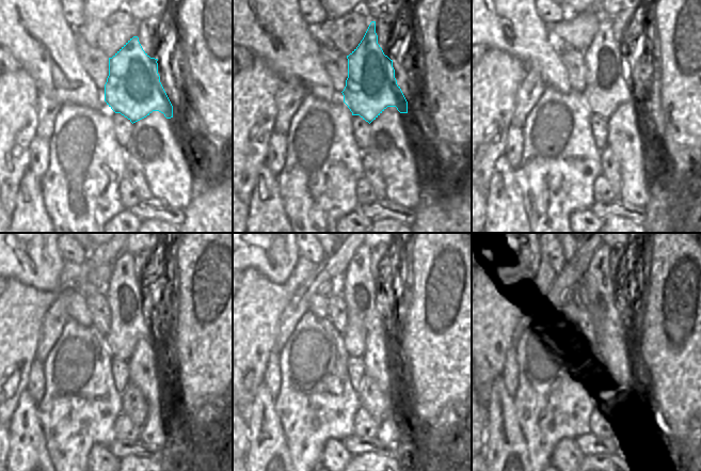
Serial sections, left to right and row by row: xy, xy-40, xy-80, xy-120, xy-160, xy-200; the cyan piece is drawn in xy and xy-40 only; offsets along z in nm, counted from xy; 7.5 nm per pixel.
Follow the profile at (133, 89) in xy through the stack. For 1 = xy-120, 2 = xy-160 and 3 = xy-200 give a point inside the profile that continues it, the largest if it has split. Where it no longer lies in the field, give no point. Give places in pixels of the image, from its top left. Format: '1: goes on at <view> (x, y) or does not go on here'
1: goes on at xy-120 (130, 322)
2: goes on at xy-160 (364, 299)
3: goes on at xy-200 (601, 291)

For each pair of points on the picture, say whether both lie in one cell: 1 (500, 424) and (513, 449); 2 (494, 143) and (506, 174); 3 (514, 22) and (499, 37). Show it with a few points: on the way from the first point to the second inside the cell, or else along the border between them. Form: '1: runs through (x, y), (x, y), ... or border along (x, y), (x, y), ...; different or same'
1: runs through (503, 430), (504, 439), (507, 442); same
2: border along (503, 153), (495, 161), (490, 179); different
3: runs through (508, 22), (504, 22), (499, 27), (499, 31); same

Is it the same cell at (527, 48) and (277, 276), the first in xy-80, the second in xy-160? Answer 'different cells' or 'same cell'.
same cell

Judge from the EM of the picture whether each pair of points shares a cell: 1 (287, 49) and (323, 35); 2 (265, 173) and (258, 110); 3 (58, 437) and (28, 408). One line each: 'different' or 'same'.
1: different
2: different
3: different

